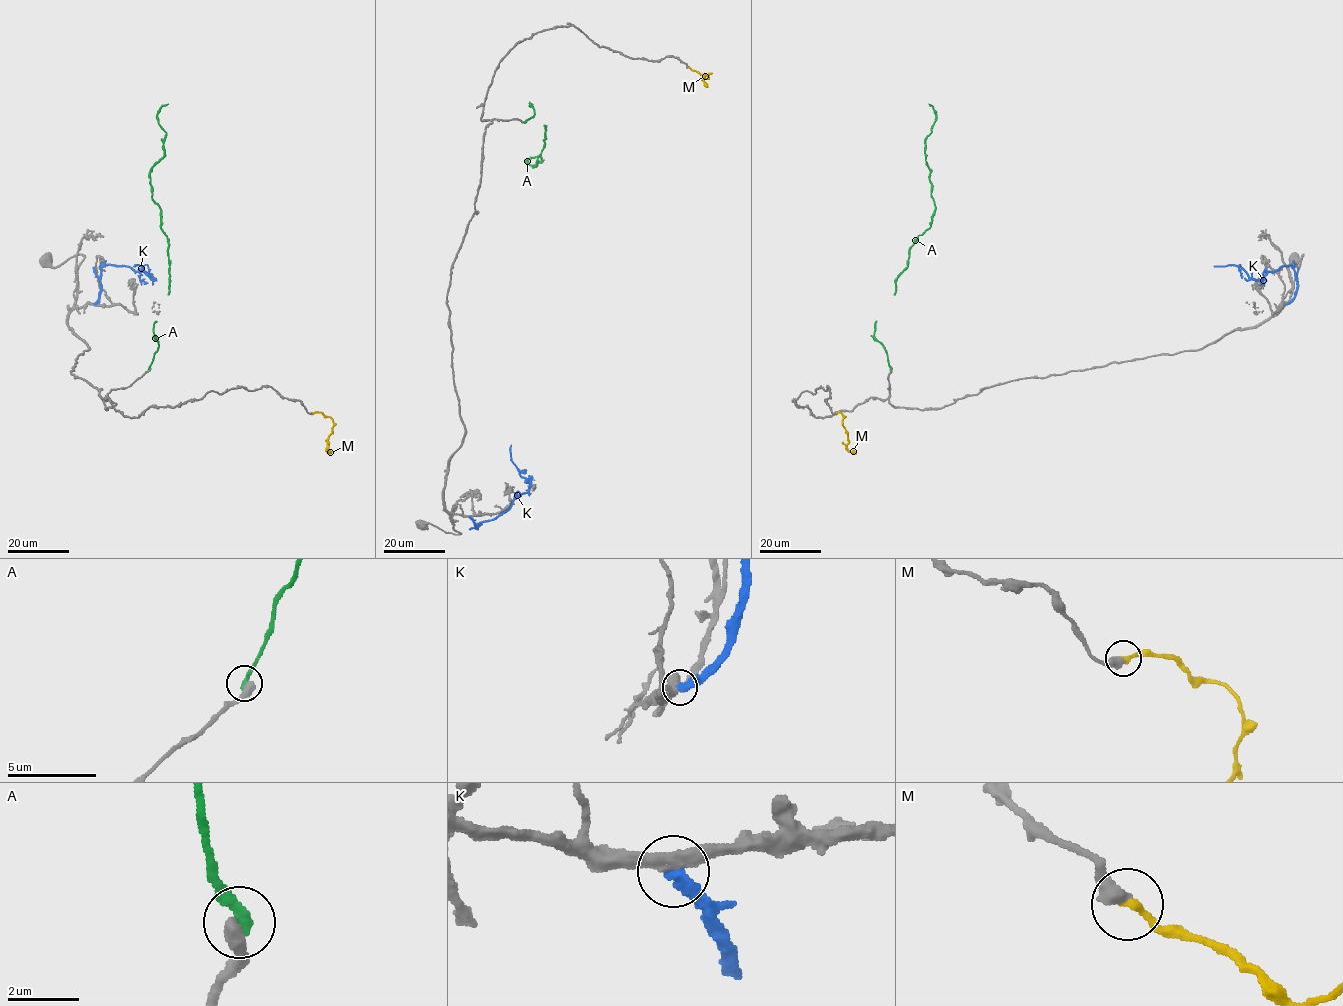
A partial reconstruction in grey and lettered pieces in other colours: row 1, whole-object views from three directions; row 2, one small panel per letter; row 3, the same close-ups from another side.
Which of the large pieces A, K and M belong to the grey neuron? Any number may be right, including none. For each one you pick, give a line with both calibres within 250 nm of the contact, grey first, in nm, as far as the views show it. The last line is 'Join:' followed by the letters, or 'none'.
M: 440 nm thick on the grey side, 240 nm on the other
Join: M

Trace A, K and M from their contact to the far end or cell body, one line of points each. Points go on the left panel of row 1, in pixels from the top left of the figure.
A: (148, 368), (169, 292), (168, 240), (149, 173), (164, 156), (157, 114), (168, 104)
K: (94, 304), (100, 292), (100, 270), (106, 265), (129, 266), (154, 279), (142, 266), (135, 266)
M: (313, 412), (322, 412), (333, 421), (328, 440), (330, 454)

